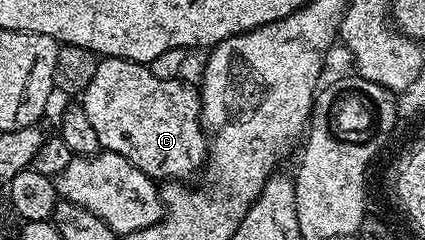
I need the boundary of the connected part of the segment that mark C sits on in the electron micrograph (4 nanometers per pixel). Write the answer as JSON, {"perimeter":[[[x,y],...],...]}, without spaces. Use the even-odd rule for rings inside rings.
{"perimeter":[[[107,56],[98,59],[97,69],[95,70],[95,78],[91,78],[91,82],[87,82],[85,91],[80,93],[79,103],[81,108],[87,114],[91,126],[95,129],[95,134],[99,134],[99,142],[102,149],[106,152],[114,152],[123,158],[127,158],[127,162],[131,162],[139,170],[143,170],[143,174],[152,176],[157,182],[185,182],[188,176],[193,176],[202,171],[203,165],[207,159],[207,137],[205,129],[201,126],[201,97],[196,87],[188,88],[187,85],[181,84],[180,79],[160,80],[152,74],[149,66],[136,64],[134,60],[124,60],[118,56]]]}

